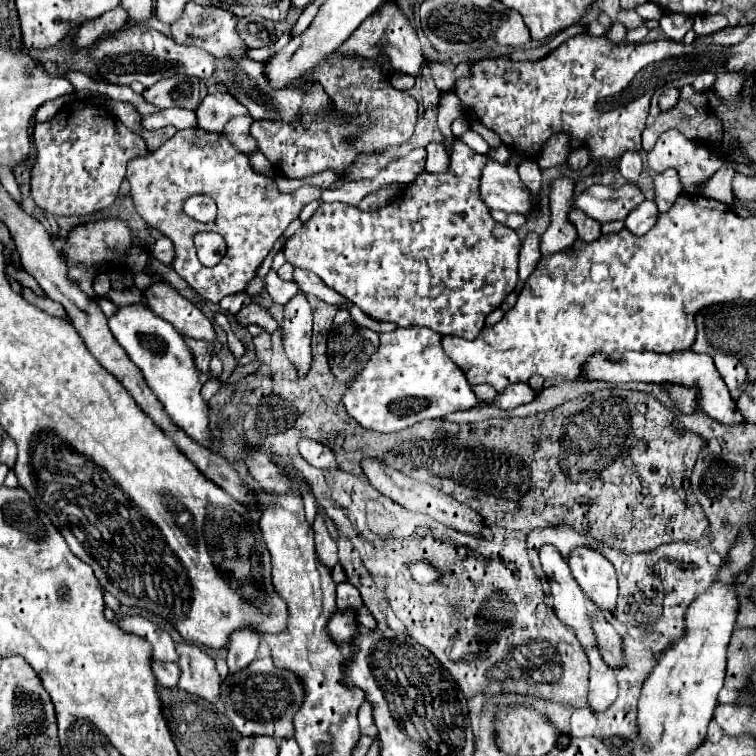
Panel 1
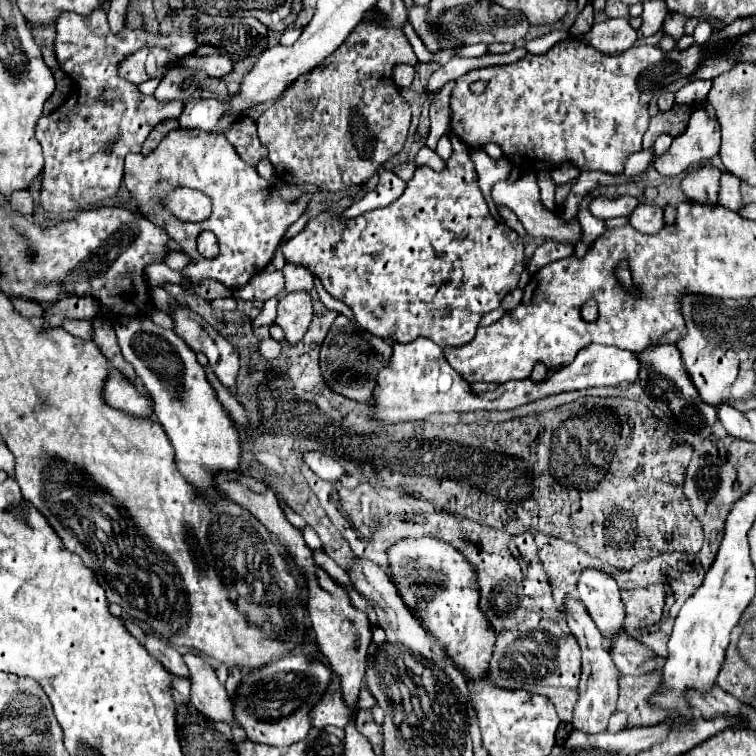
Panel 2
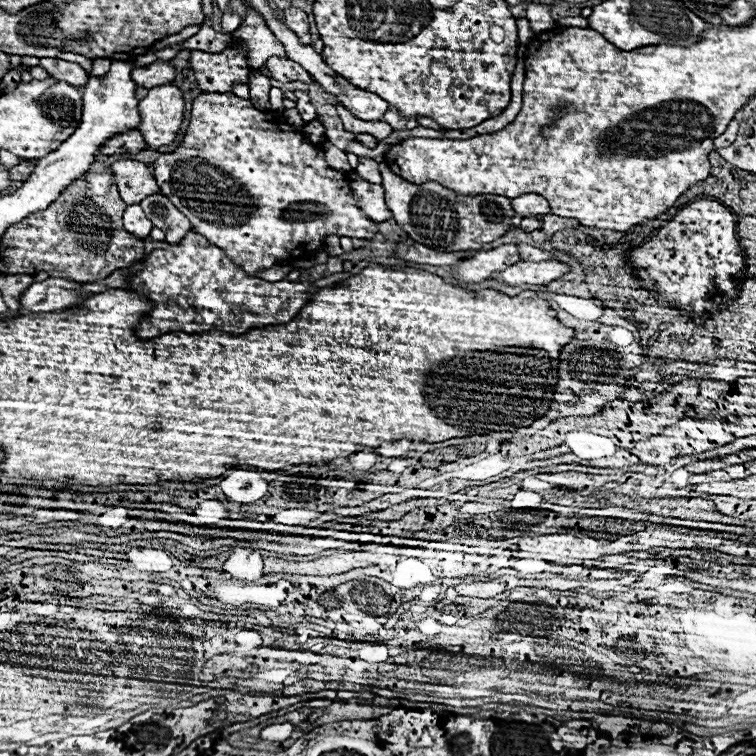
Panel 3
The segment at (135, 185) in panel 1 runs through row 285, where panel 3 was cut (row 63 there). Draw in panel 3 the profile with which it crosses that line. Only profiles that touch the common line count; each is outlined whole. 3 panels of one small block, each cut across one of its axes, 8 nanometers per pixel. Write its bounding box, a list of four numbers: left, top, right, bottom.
[190,46,250,92]

